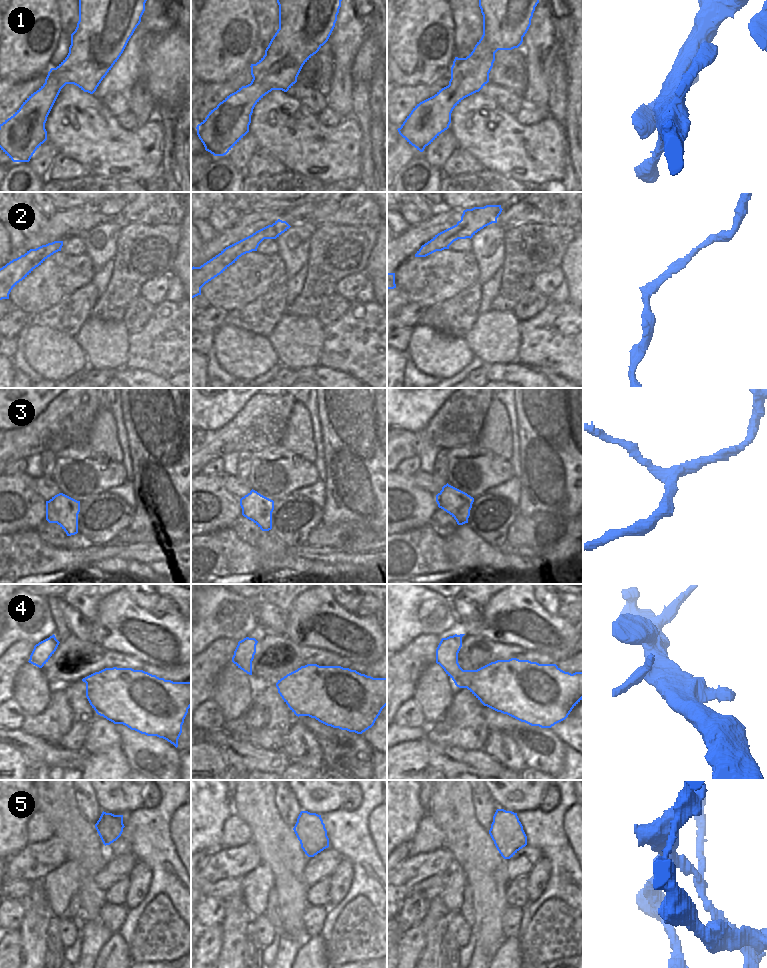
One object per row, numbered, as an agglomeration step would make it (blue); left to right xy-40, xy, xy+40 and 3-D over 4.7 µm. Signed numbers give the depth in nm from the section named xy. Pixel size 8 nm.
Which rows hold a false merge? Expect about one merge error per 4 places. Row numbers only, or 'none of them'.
5

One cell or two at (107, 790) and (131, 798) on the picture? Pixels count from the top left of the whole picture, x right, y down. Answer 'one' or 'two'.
one

